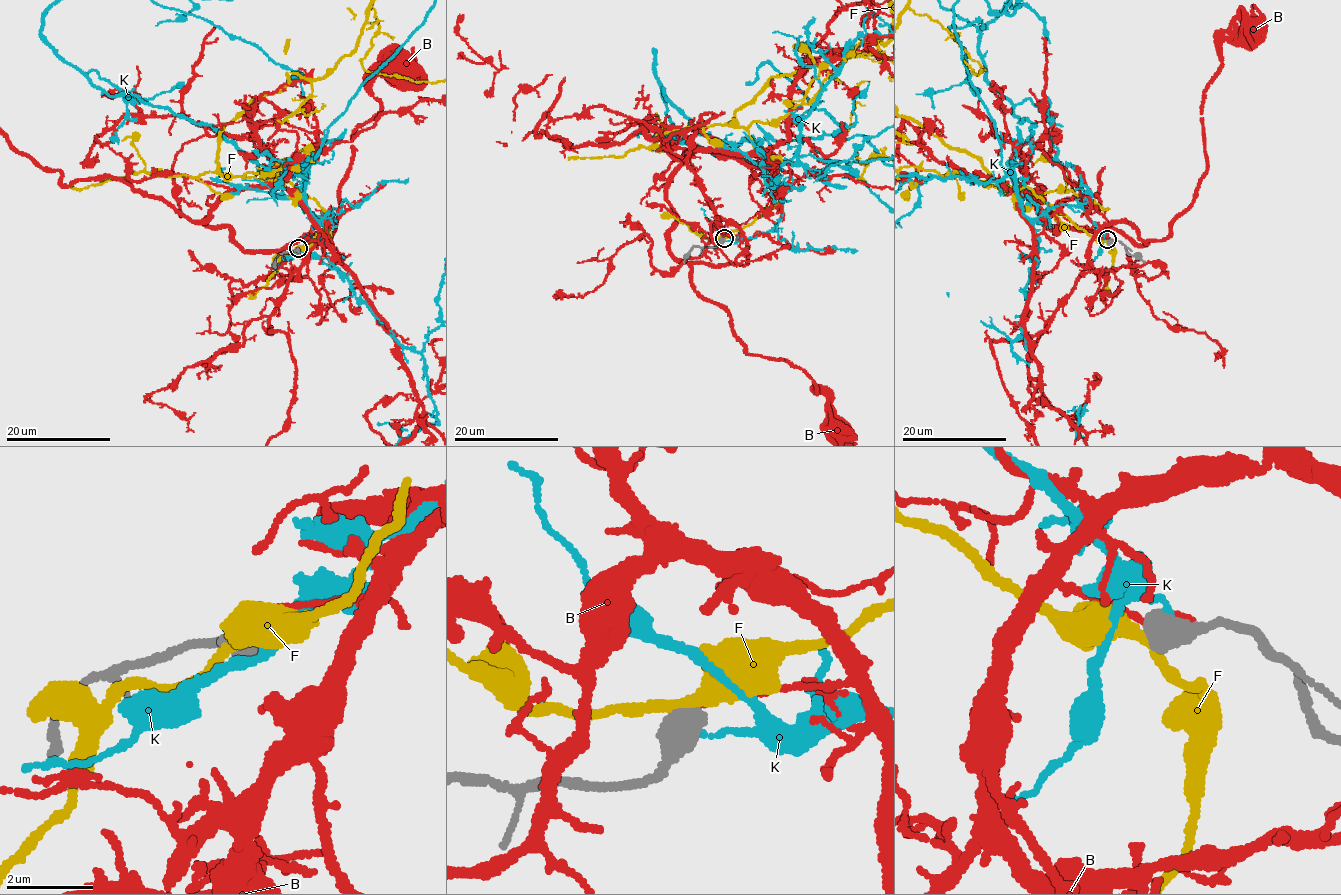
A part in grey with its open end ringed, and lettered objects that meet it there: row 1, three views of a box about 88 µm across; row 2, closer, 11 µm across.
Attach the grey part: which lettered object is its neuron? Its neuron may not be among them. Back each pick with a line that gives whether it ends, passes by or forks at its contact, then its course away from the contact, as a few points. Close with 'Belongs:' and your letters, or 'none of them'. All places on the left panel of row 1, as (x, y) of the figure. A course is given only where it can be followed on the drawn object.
Belongs: none of them

